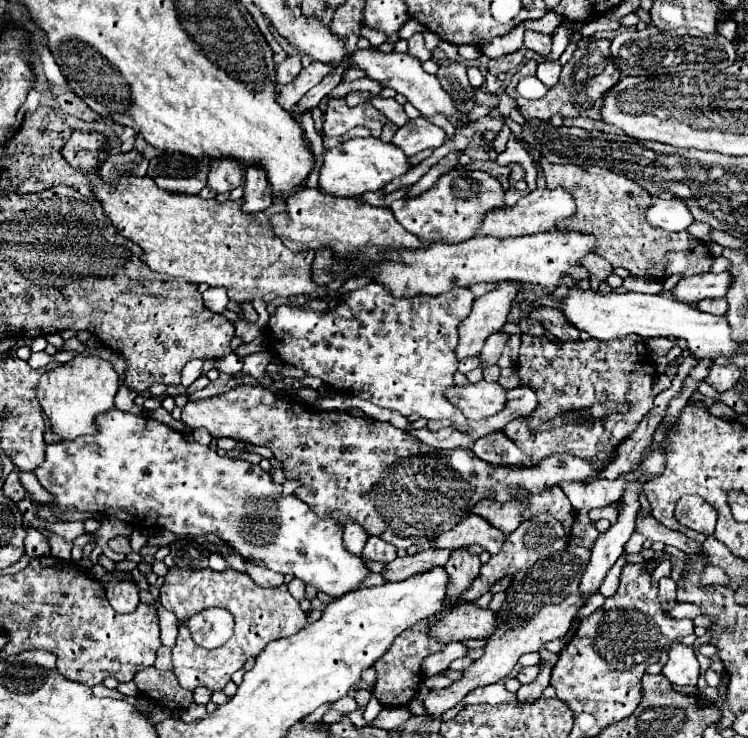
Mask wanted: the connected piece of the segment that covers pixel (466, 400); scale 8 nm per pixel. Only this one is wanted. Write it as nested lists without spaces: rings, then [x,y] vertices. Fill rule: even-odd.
[[[484,379],[478,383],[468,383],[464,387],[452,387],[446,391],[446,395],[462,409],[466,419],[472,421],[488,419],[506,405],[506,389]]]

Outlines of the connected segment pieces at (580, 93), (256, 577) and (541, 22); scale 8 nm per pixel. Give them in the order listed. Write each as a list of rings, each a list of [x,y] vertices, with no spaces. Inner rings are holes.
[[[590,39],[590,41],[584,41],[572,55],[572,59],[562,67],[562,73],[560,73],[560,81],[542,97],[542,99],[536,99],[536,101],[530,101],[530,99],[524,99],[518,95],[516,91],[516,83],[520,77],[524,75],[530,75],[534,73],[536,69],[536,61],[534,59],[528,59],[520,69],[518,73],[512,77],[512,83],[506,87],[506,93],[518,103],[522,115],[526,119],[530,117],[538,117],[538,119],[544,119],[548,121],[554,113],[560,113],[562,117],[590,117],[590,119],[600,119],[600,105],[602,105],[602,95],[618,83],[620,79],[620,71],[616,69],[614,61],[612,61],[612,55],[610,55],[610,41],[608,39]]]
[[[244,563],[246,565],[246,573],[250,575],[250,579],[262,587],[276,587],[282,585],[282,575],[258,565],[258,563]]]
[[[548,10],[541,19],[526,21],[526,28],[544,34],[551,34],[562,22],[562,17]]]

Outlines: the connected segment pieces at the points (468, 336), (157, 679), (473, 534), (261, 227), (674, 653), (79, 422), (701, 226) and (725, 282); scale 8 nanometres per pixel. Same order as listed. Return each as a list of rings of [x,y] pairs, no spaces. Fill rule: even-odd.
[[[504,281],[494,291],[474,299],[474,307],[468,319],[458,325],[458,361],[480,355],[484,339],[494,331],[500,331],[502,325],[508,321],[506,317],[510,313],[512,301],[516,299],[516,293],[518,289],[512,283]]]
[[[146,667],[136,673],[134,683],[144,697],[150,697],[152,701],[170,711],[188,709],[194,703],[192,691],[182,689],[172,671],[158,671],[156,667]]]
[[[470,515],[470,519],[464,519],[450,531],[442,533],[434,545],[438,549],[454,551],[454,549],[476,543],[476,545],[484,547],[490,555],[494,555],[496,551],[500,551],[504,539],[506,539],[506,535],[502,531],[498,531],[496,527],[492,527],[490,523],[486,523],[486,519],[482,519],[482,515]]]
[[[74,131],[74,135],[68,139],[68,143],[62,149],[64,159],[76,167],[82,169],[86,173],[90,173],[90,183],[92,183],[92,191],[98,197],[98,201],[104,207],[104,213],[110,217],[110,221],[116,225],[118,231],[122,231],[124,237],[128,237],[130,241],[138,243],[144,249],[142,261],[156,273],[166,273],[172,277],[184,277],[190,283],[208,283],[210,287],[226,287],[228,289],[228,297],[244,303],[244,301],[252,301],[252,299],[262,299],[266,303],[270,303],[276,297],[296,297],[296,295],[308,295],[308,293],[320,293],[316,299],[318,301],[326,301],[330,309],[342,305],[344,295],[338,297],[330,297],[326,287],[316,285],[312,279],[312,261],[314,261],[314,251],[304,251],[304,253],[294,253],[290,251],[276,235],[274,235],[274,227],[268,219],[268,213],[254,213],[254,215],[246,215],[242,211],[242,201],[224,201],[218,203],[214,199],[200,199],[198,195],[180,195],[180,193],[168,193],[162,191],[154,185],[154,181],[150,177],[122,177],[116,187],[110,187],[108,183],[104,183],[96,169],[100,165],[98,161],[98,147],[104,143],[104,135],[100,133],[82,133],[82,131]]]
[[[674,643],[668,651],[668,663],[664,665],[662,675],[672,685],[696,685],[700,667],[698,667],[694,649],[686,647],[682,643]]]
[[[78,353],[72,361],[46,371],[38,383],[38,401],[52,425],[52,433],[60,441],[72,441],[80,435],[98,433],[96,417],[114,407],[114,397],[120,387],[118,373],[112,369],[112,363]]]
[[[694,221],[688,229],[686,229],[690,235],[696,235],[696,239],[700,239],[700,241],[708,241],[710,237],[708,237],[708,231],[710,231],[710,225],[708,223],[698,223],[698,221]]]
[[[702,273],[694,277],[684,277],[680,279],[674,289],[670,291],[674,299],[686,301],[686,303],[698,303],[708,297],[724,297],[730,287],[730,273]]]

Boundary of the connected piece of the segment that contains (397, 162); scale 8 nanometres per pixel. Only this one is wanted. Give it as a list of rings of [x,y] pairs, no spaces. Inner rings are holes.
[[[356,137],[324,153],[324,163],[320,169],[320,189],[336,197],[356,197],[366,191],[380,191],[394,177],[400,177],[410,169],[410,157],[406,157],[400,147],[394,147],[394,143],[384,143],[376,137]]]

